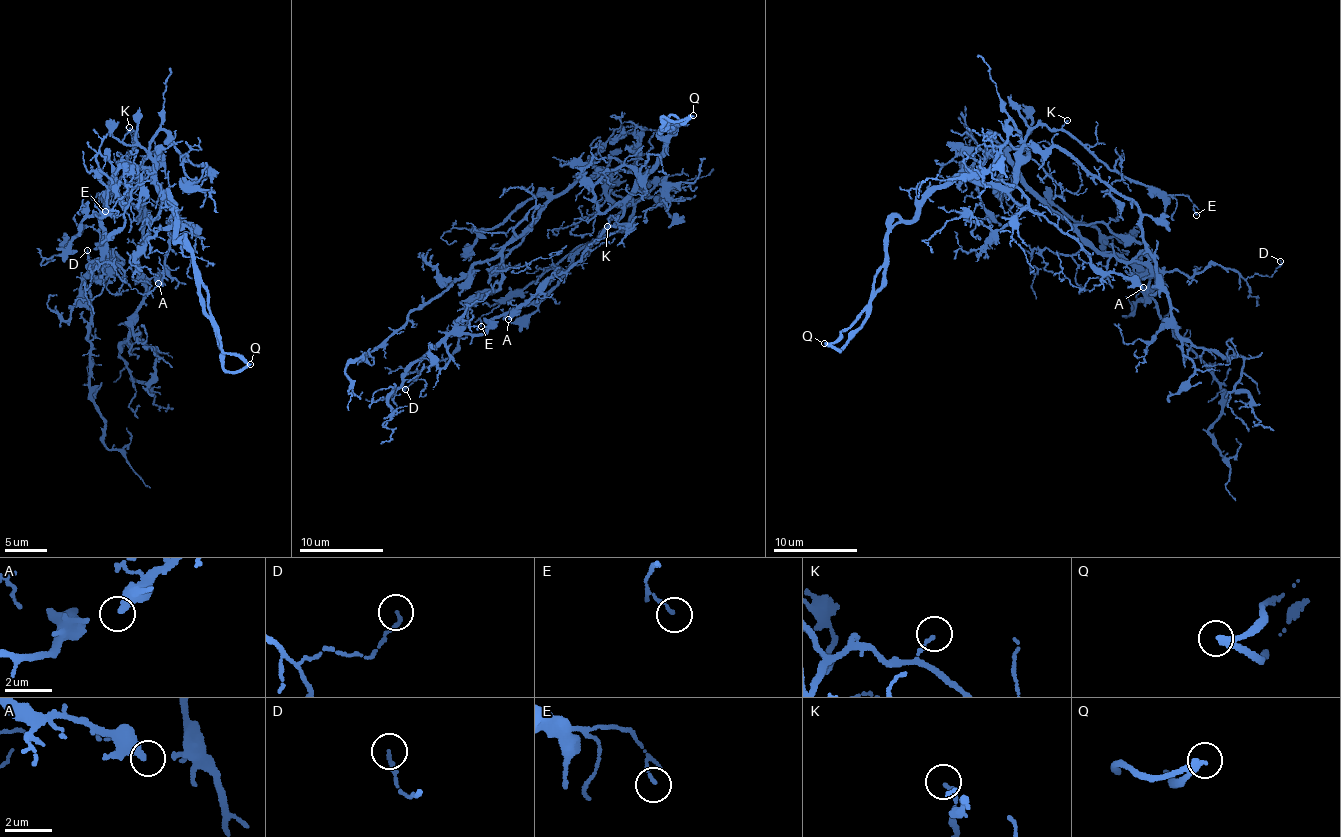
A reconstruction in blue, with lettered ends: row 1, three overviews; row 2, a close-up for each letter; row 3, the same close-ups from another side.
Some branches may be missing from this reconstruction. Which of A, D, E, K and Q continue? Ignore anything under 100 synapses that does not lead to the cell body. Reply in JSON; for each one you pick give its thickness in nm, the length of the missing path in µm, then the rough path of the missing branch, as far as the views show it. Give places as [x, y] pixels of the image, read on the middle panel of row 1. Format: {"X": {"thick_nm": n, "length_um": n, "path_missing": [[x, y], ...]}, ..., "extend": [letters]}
{"Q": {"thick_nm": 180, "length_um": 80}, "extend": ["Q"]}

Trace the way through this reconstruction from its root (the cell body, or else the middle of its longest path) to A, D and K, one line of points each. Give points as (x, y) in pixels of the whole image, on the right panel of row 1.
A: (1026, 151), (1016, 179), (1027, 205), (1080, 245), (1093, 265), (1121, 273), (1143, 287)
D: (1026, 151), (1008, 152), (1025, 190), (1103, 255), (1190, 276), (1217, 264), (1247, 279), (1272, 276), (1280, 261)
K: (1026, 151), (1025, 157), (1021, 149), (1033, 129), (1039, 125), (1060, 129), (1067, 120)

